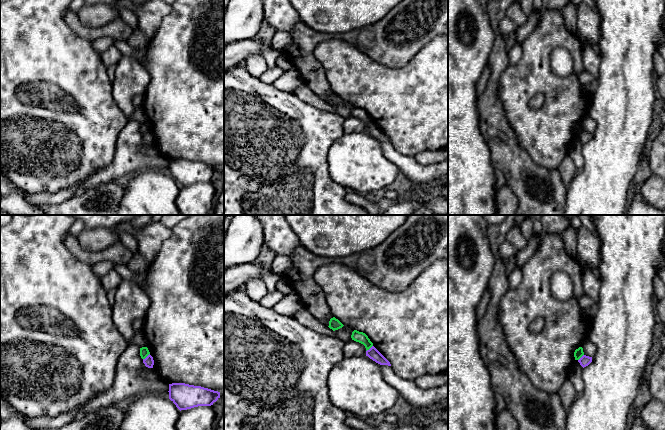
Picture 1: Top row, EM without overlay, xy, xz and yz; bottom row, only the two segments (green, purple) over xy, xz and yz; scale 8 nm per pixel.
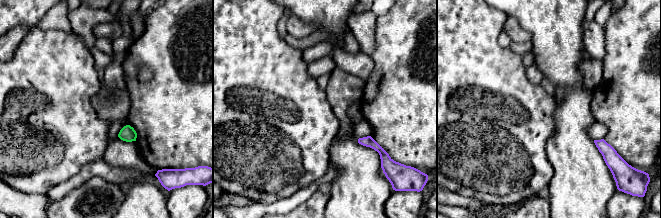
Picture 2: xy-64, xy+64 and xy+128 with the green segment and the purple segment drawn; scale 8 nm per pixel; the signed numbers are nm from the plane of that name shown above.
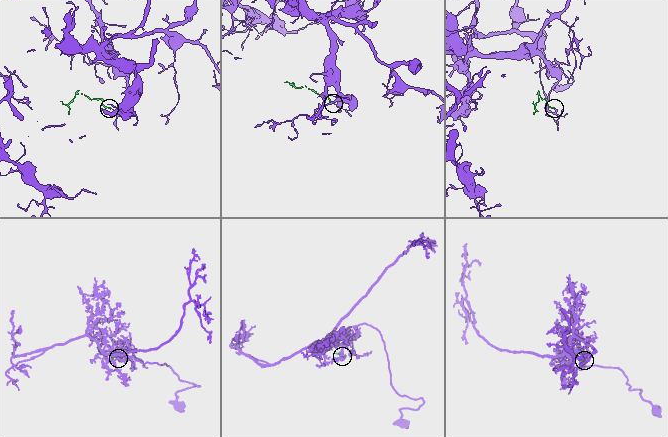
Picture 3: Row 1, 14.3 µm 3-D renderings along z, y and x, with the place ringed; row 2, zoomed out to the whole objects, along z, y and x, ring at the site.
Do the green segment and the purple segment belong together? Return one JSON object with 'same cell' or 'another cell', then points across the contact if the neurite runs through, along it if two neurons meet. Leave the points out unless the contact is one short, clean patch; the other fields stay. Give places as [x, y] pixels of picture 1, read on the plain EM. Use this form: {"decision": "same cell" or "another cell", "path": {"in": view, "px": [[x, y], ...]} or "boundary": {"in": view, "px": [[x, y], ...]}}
{"decision": "another cell", "boundary": {"in": "xy", "px": [[149, 129], [143, 135]]}}

